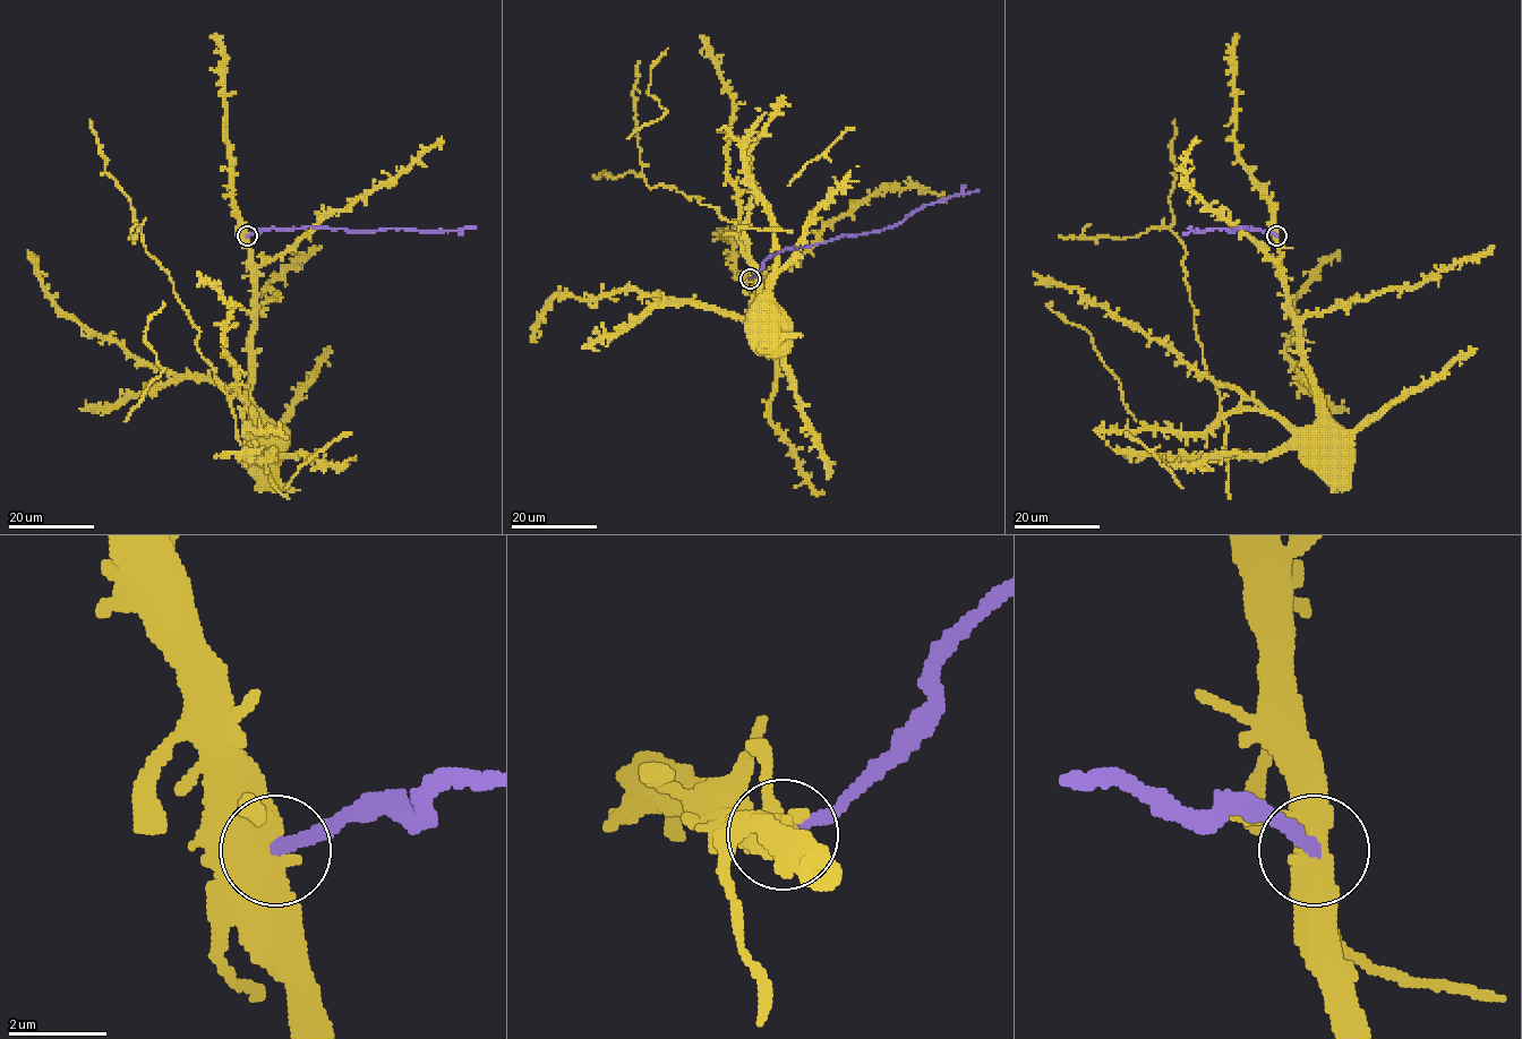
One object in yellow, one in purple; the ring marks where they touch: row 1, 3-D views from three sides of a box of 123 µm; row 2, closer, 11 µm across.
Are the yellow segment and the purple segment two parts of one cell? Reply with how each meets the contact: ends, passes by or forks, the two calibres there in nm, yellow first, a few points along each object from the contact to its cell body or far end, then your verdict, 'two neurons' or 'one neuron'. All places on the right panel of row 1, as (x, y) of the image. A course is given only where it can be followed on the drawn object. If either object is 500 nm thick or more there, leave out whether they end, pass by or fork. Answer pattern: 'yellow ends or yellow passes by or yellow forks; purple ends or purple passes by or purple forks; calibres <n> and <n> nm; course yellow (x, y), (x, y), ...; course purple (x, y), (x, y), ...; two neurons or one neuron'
calibres 650 and 280 nm; course yellow (1275, 235), (1287, 307), (1296, 324), (1298, 352), (1317, 393), (1317, 403), (1334, 430); course purple (1275, 235), (1243, 226), (1233, 229), (1233, 232), (1188, 229); two neurons

